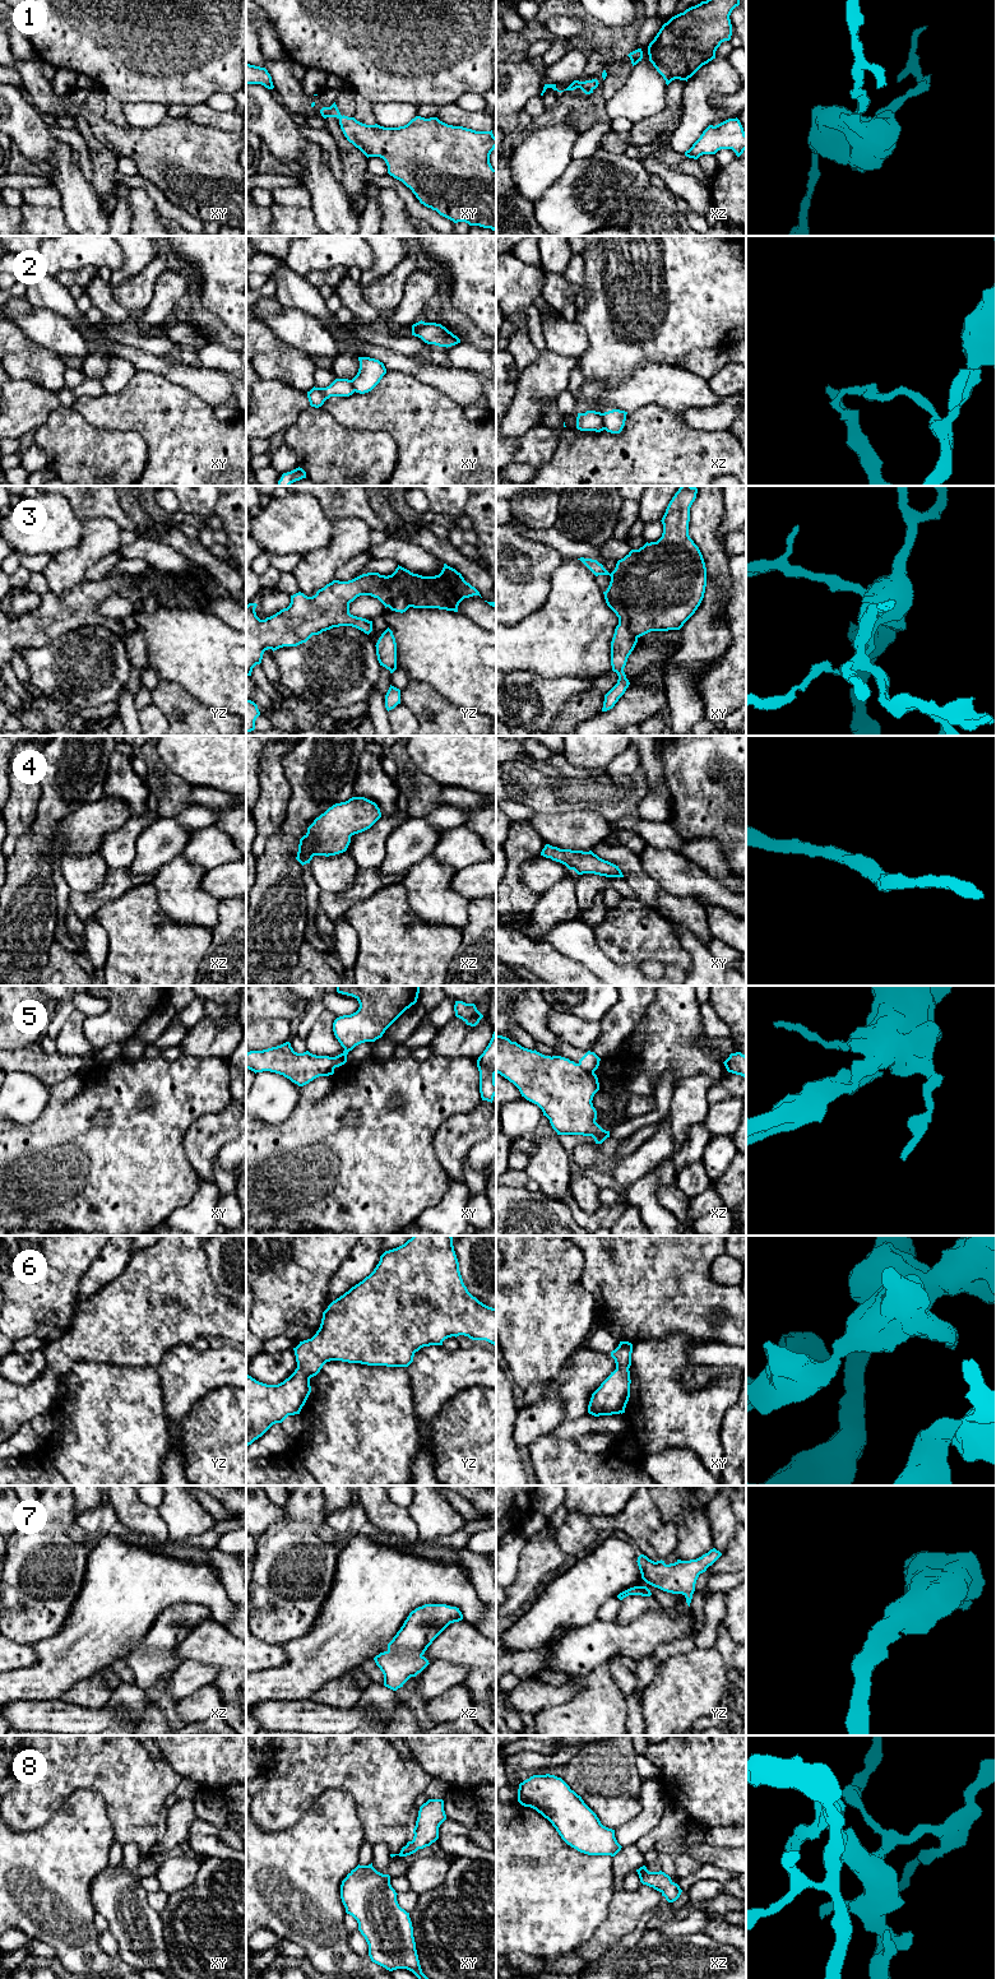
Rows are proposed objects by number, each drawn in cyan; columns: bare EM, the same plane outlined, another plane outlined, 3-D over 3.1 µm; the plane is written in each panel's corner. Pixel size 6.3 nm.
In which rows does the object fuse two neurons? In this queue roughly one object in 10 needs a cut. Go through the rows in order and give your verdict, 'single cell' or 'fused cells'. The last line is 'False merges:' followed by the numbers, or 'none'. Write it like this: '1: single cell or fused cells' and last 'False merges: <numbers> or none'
1: single cell
2: fused cells
3: fused cells
4: single cell
5: fused cells
6: single cell
7: single cell
8: single cell
False merges: 2, 3, 5

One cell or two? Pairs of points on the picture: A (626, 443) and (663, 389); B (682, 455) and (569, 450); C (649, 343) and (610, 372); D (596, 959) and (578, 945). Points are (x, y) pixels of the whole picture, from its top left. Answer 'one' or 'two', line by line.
A: two
B: one
C: one
D: one

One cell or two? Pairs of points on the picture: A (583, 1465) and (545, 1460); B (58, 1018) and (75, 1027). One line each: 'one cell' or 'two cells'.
A: one cell
B: two cells

